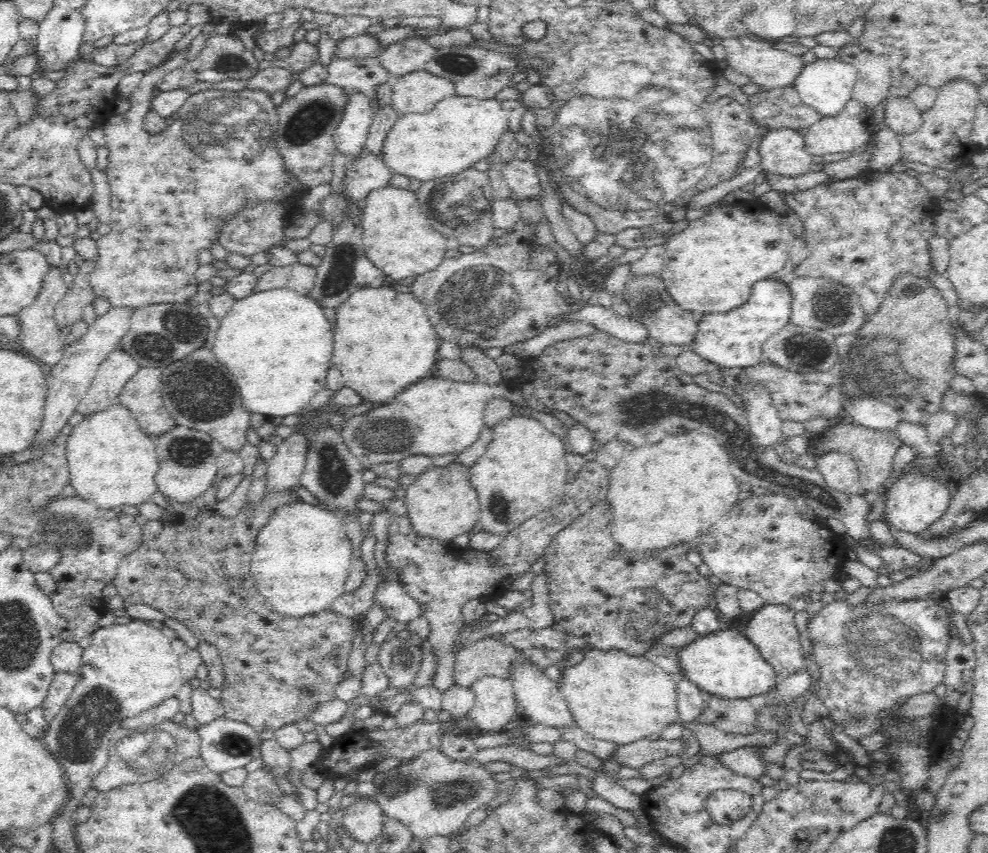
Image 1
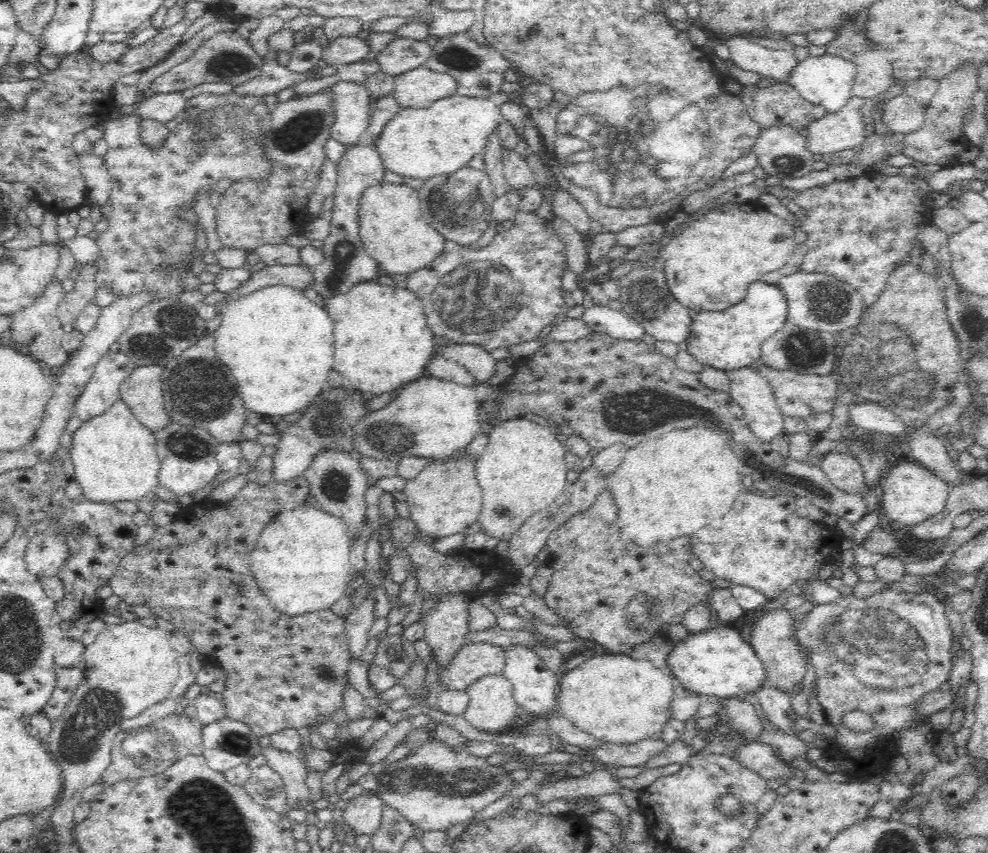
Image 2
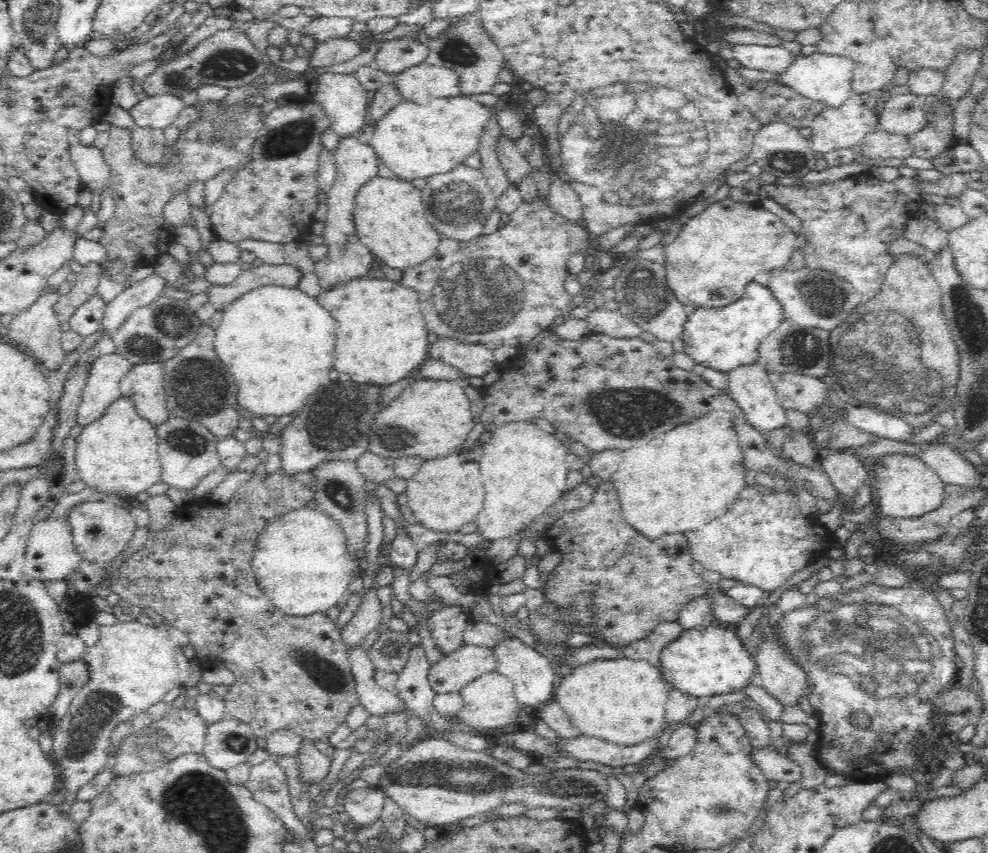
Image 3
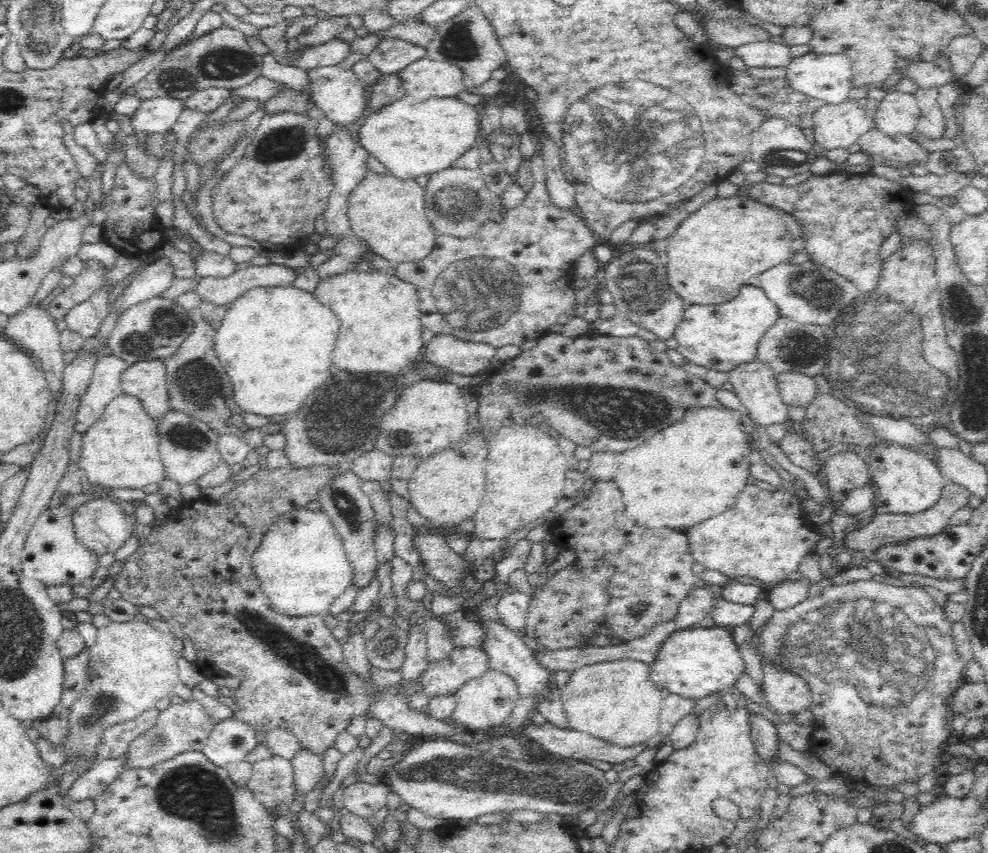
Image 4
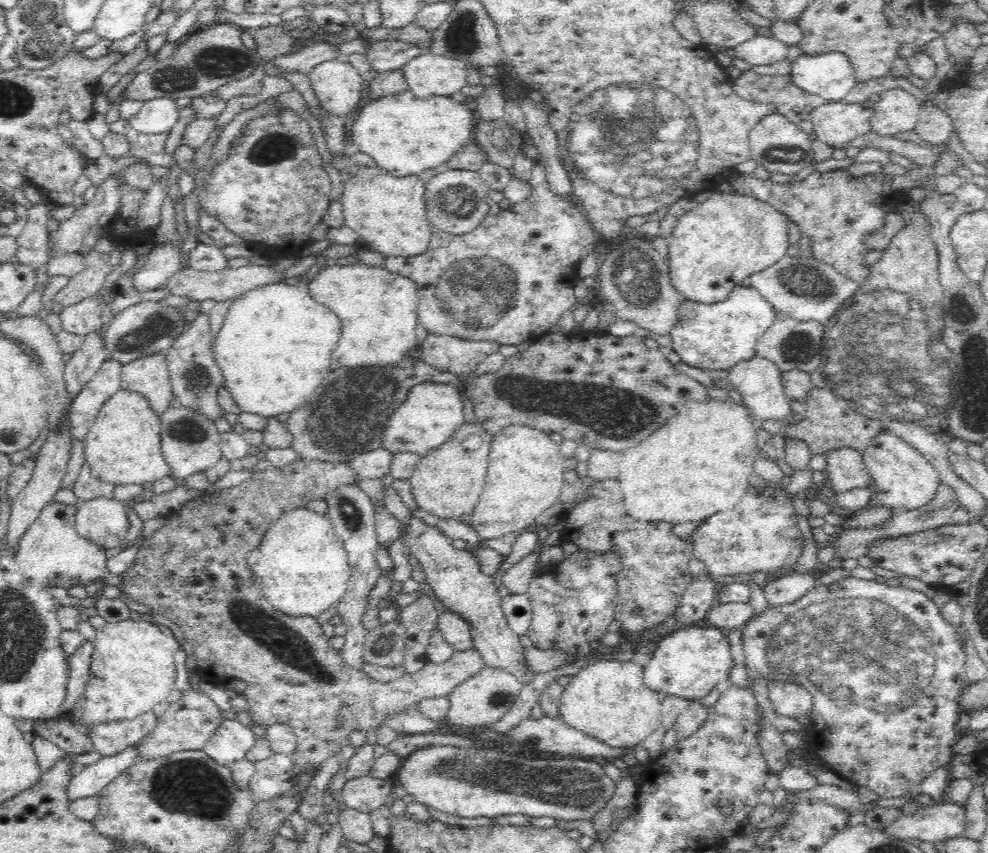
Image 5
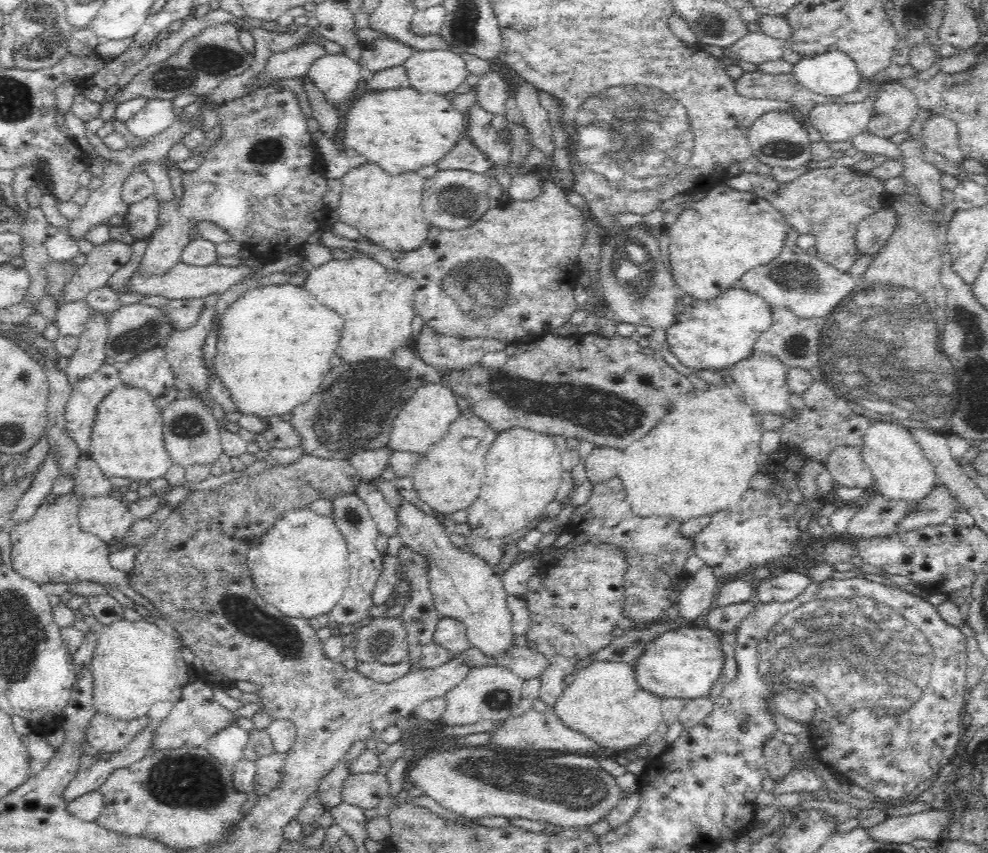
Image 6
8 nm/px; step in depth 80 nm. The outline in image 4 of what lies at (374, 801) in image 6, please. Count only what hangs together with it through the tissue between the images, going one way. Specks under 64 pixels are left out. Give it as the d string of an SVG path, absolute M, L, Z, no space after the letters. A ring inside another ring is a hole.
M356 781L343 790L345 809L356 816L372 819L387 803L389 786L384 782L375 784Z

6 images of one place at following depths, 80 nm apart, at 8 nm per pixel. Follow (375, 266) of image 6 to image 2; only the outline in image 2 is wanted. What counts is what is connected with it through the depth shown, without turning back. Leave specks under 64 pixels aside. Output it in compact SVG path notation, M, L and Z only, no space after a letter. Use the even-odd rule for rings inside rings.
M370 280L325 302L334 320L334 370L350 382L350 388L371 398L426 376L426 366L436 354L437 344L415 292L404 285L394 288Z

